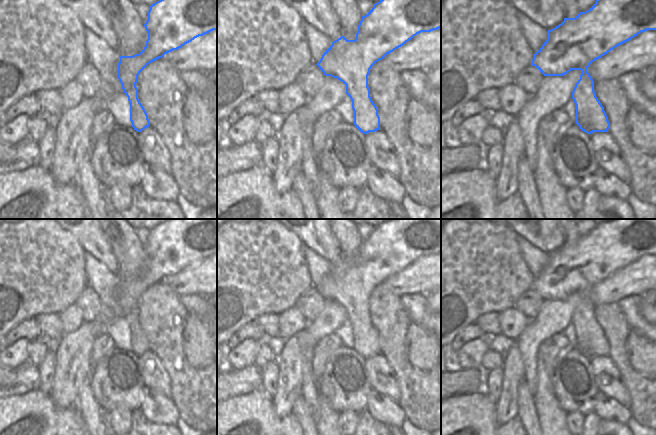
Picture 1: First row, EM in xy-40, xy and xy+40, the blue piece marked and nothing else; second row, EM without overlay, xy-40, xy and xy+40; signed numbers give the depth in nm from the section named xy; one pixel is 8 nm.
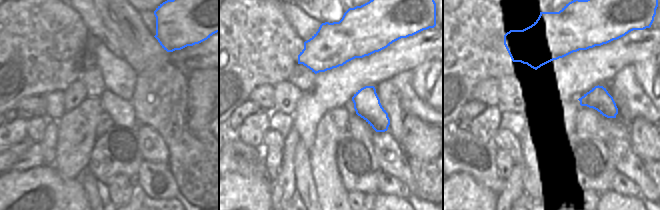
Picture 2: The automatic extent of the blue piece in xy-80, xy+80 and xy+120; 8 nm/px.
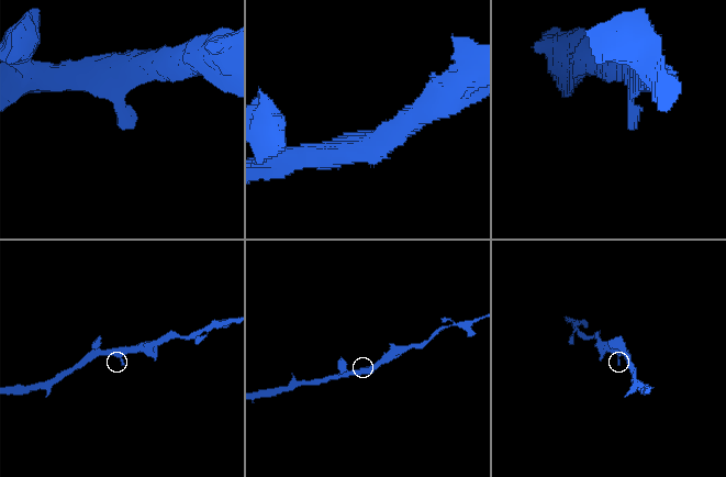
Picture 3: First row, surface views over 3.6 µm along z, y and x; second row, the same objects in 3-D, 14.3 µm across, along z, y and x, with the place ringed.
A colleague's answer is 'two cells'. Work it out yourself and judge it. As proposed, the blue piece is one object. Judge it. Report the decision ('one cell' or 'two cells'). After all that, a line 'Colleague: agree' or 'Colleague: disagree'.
one cell
Colleague: disagree

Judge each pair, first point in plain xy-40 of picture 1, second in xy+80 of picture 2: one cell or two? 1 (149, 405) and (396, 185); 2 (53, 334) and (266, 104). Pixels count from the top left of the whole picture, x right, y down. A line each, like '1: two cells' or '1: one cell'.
1: one cell
2: one cell

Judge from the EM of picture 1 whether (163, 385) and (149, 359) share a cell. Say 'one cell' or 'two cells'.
one cell

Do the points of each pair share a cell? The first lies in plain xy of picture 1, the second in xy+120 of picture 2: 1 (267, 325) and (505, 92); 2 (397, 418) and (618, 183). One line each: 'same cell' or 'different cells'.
1: different cells
2: same cell

